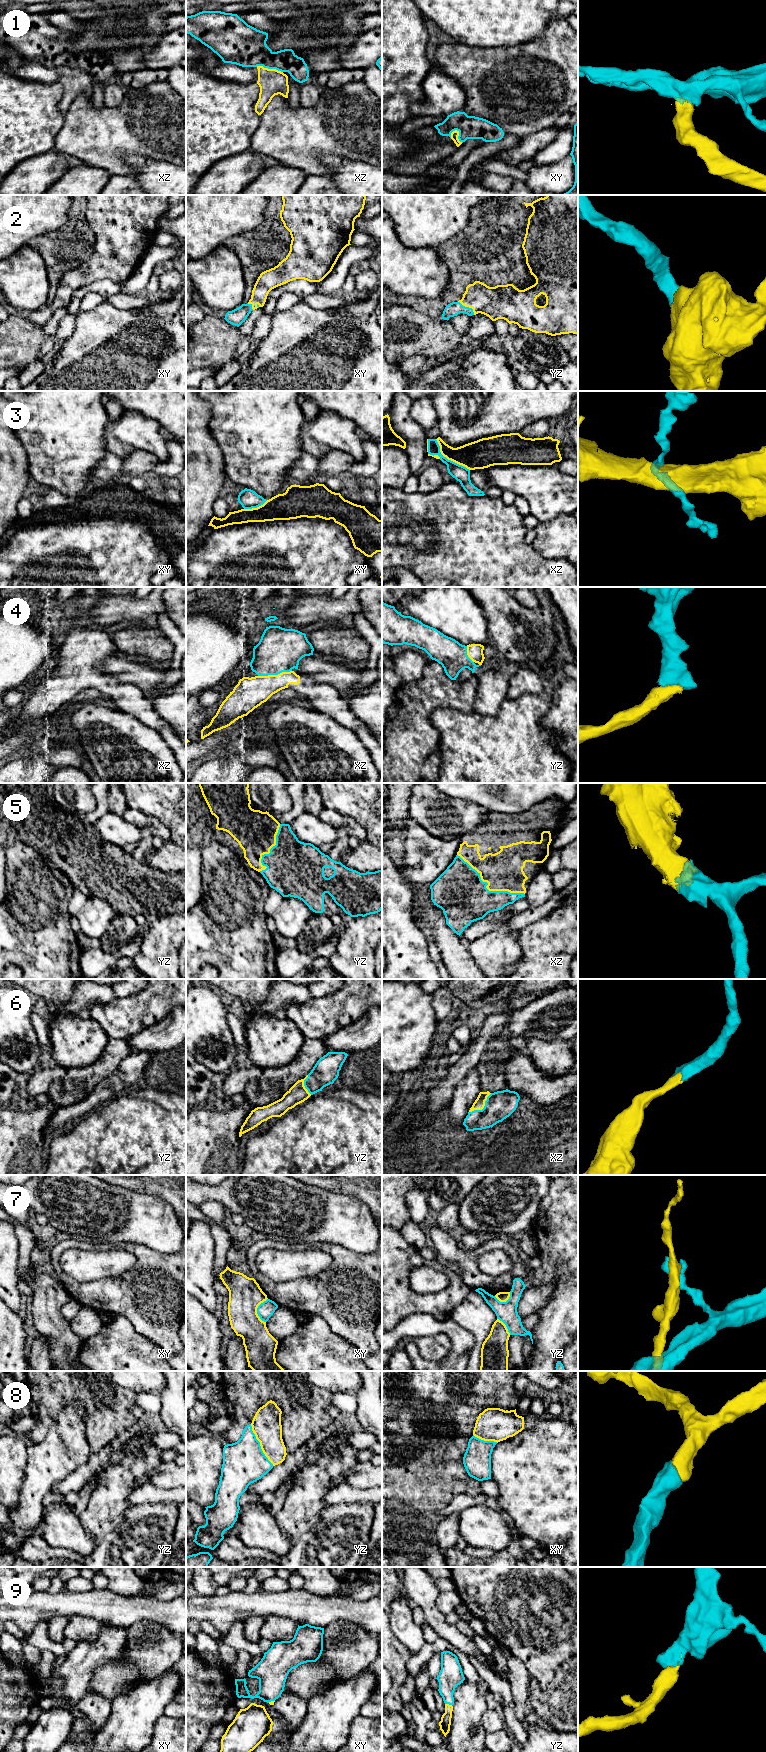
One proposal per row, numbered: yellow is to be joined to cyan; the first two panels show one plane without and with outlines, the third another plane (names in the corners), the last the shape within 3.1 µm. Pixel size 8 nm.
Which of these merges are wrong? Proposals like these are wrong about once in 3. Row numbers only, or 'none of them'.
1, 3, 7

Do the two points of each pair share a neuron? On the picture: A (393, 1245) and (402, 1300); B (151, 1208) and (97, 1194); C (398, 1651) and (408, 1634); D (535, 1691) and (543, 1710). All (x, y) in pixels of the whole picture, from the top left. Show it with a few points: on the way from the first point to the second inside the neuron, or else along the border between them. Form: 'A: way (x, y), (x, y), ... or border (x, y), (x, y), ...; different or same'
A: way (393, 1259), (396, 1263), (394, 1267), (394, 1286); same
B: way (138, 1208), (110, 1202); same
C: border (392, 1630), (395, 1636), (413, 1654); different
D: way (537, 1696), (541, 1705); same

